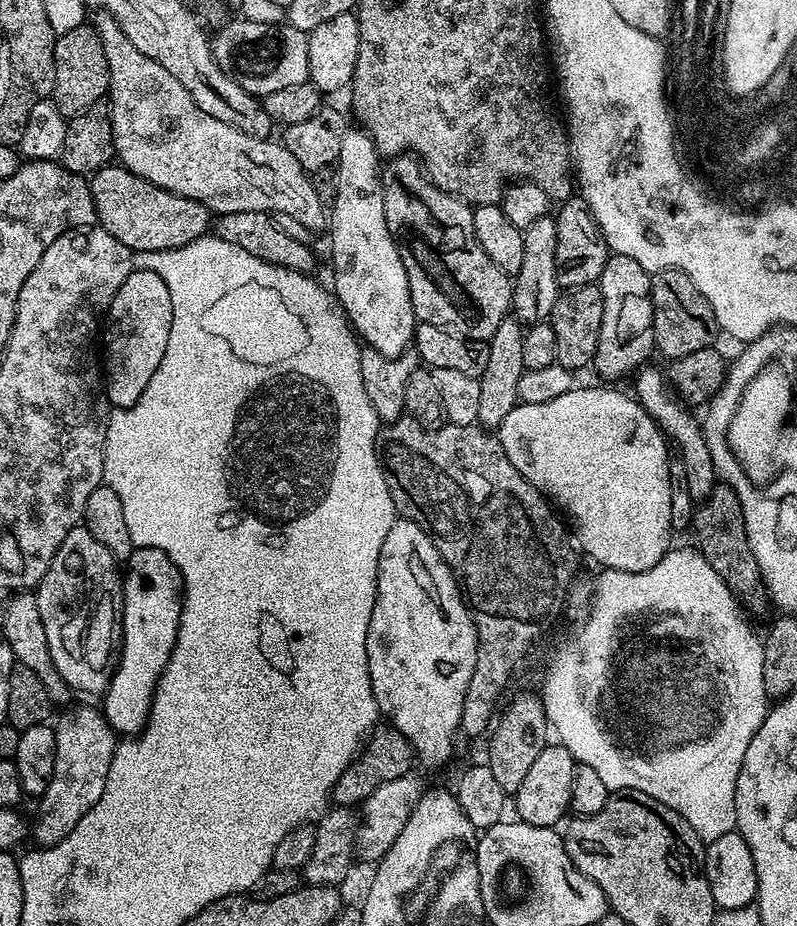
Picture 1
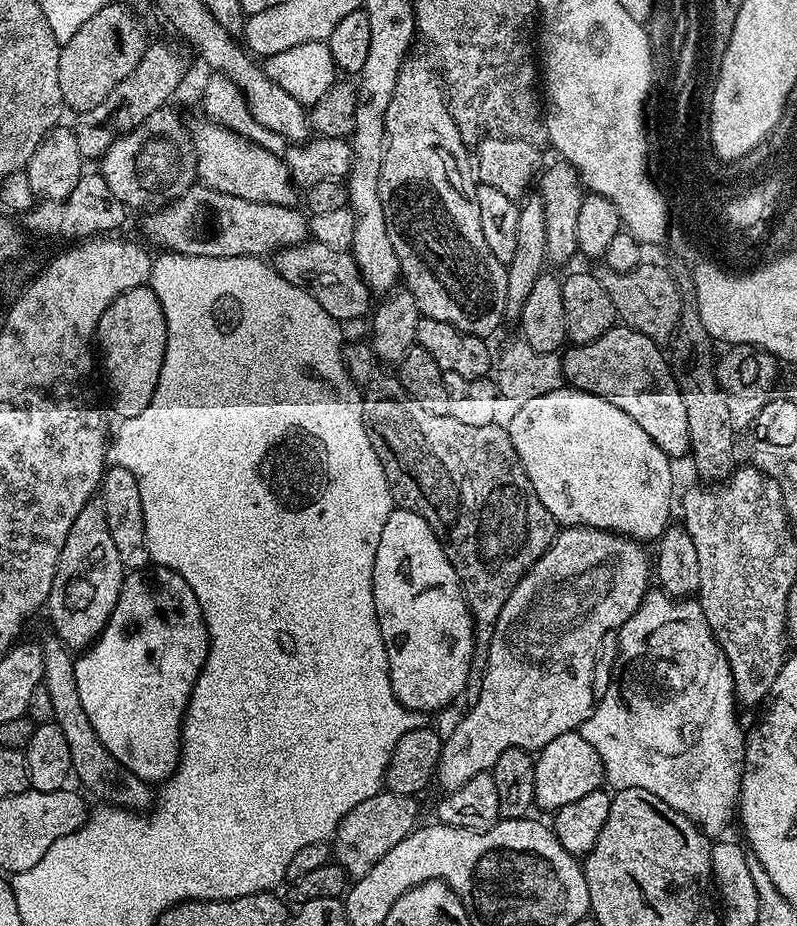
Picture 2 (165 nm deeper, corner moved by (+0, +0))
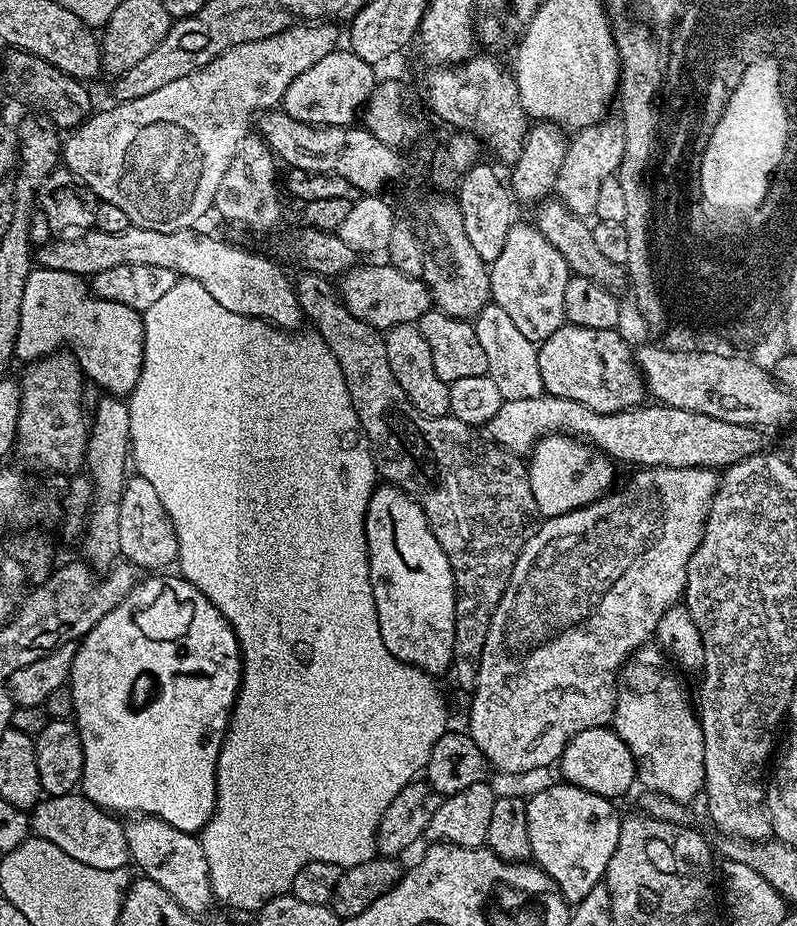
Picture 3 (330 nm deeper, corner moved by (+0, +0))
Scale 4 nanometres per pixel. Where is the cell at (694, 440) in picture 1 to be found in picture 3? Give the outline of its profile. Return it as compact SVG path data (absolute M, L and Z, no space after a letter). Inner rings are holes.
M565 322L550 338L539 341L536 353L547 395L573 400L602 414L639 408L645 403L644 377L636 367L633 345L616 328L590 330Z

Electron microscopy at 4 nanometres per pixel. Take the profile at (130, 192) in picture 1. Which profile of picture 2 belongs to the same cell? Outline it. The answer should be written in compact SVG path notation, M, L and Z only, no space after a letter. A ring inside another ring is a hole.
M193 186L182 193L179 200L149 211L145 215L148 217L144 220L144 232L157 244L157 249L183 256L264 258L275 253L277 248L289 248L309 239L309 217L298 209L296 206L286 208L266 202L250 202L213 188Z

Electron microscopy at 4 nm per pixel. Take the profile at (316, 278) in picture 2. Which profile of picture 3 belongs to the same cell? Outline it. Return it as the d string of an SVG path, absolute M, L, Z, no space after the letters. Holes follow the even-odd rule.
M387 262L353 264L339 277L338 295L346 310L378 330L387 330L399 324L416 324L422 314L426 314L433 307L432 296L421 277L402 274L402 270Z

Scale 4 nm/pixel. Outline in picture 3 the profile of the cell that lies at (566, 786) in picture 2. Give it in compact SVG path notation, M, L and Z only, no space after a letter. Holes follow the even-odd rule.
M611 727L591 728L582 730L570 738L564 753L560 755L558 769L567 783L578 786L590 794L605 796L607 800L615 801L616 796L624 796L637 783L636 763L630 754L626 742Z

